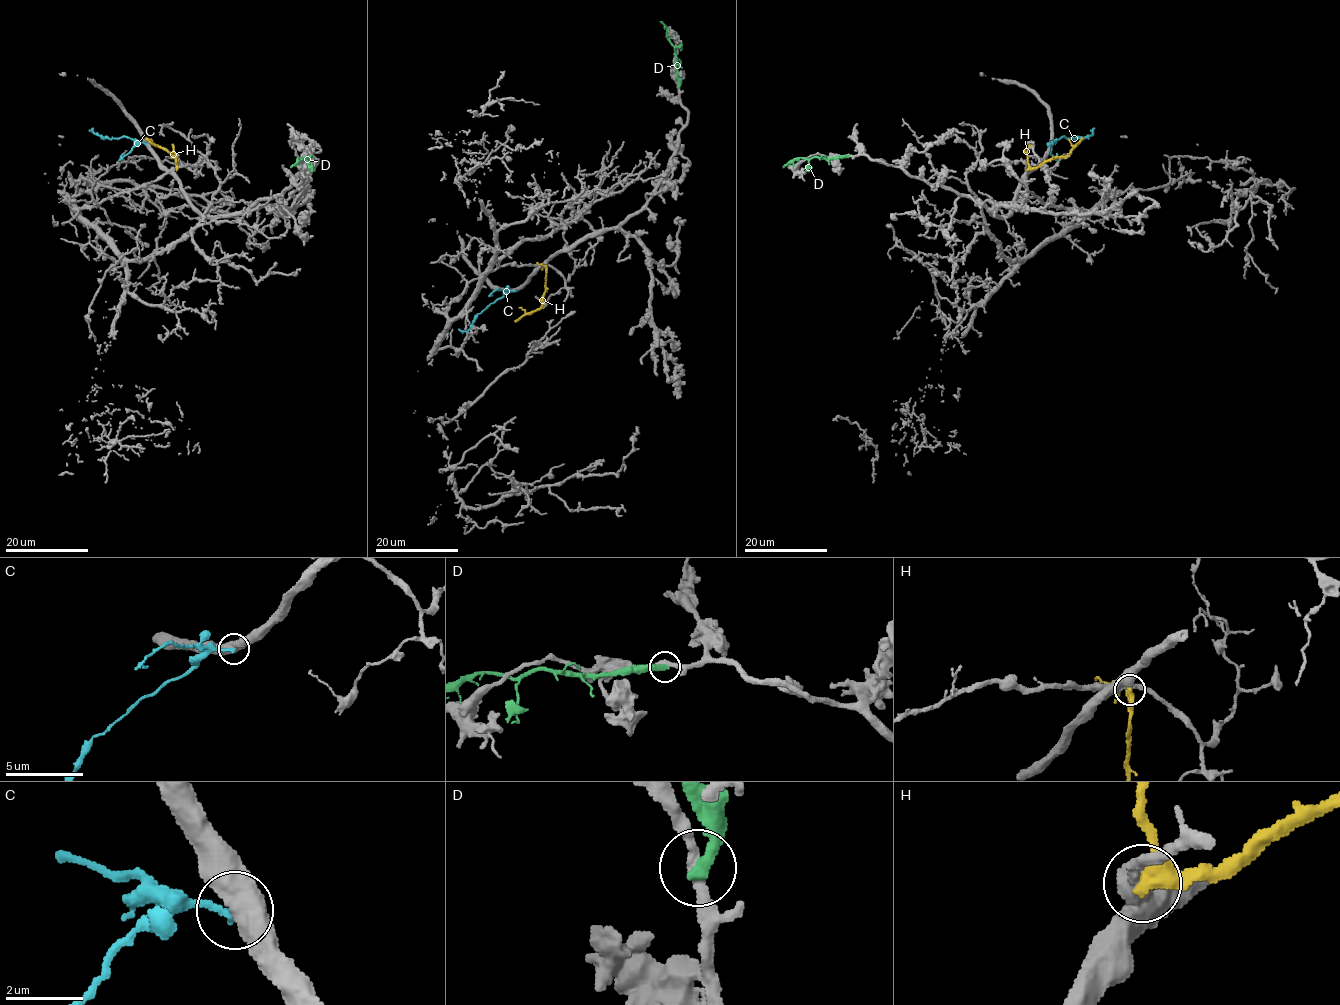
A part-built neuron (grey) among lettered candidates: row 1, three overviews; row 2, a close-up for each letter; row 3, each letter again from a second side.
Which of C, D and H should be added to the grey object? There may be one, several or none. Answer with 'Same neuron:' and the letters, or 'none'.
Same neuron: none

